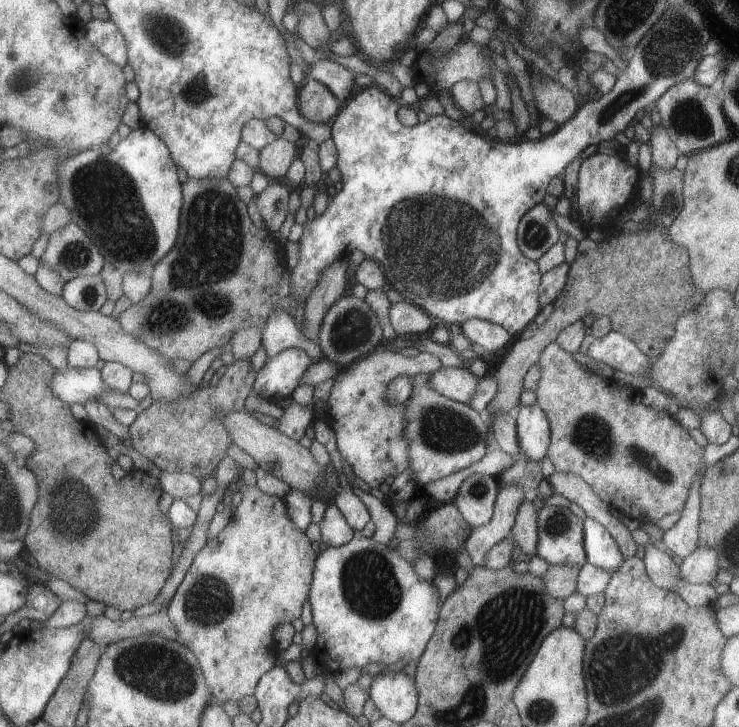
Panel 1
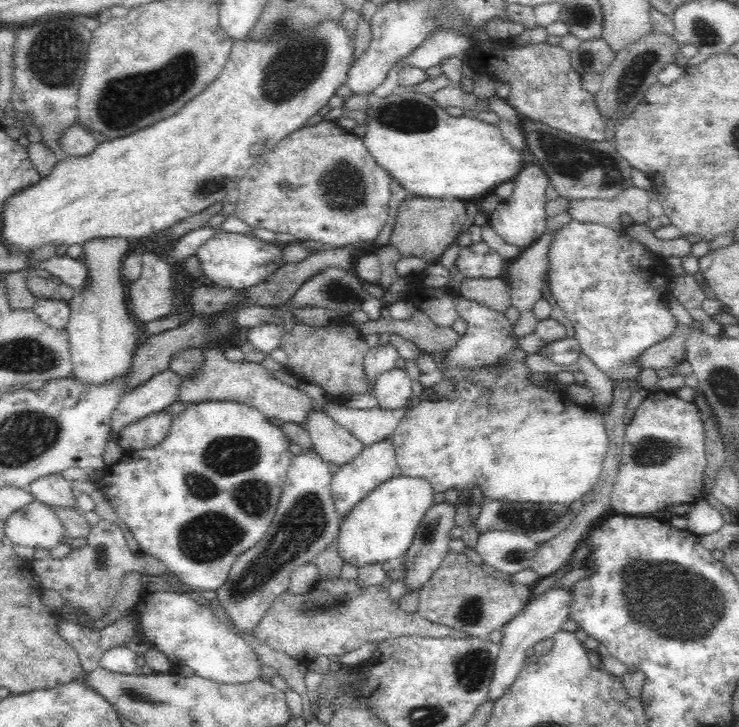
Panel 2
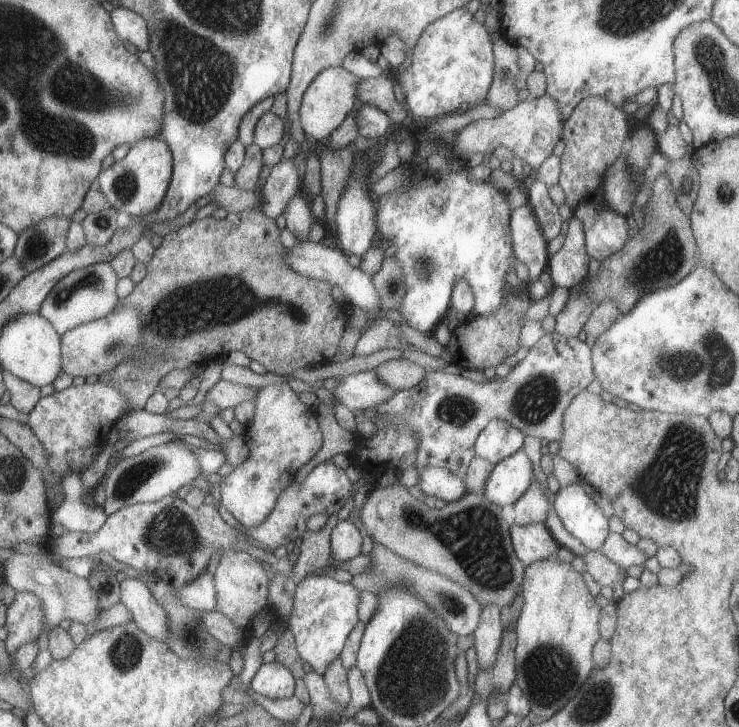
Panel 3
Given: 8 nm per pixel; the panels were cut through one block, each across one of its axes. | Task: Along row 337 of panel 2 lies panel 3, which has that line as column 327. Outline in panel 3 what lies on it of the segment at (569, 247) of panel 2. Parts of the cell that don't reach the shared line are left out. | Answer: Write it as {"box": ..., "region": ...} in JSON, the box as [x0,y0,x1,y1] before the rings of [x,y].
{"box":[287,574,360,676],"region":[[[329,574],[306,576],[296,586],[294,606],[287,620],[288,628],[294,635],[303,662],[308,662],[320,676],[340,656],[348,634],[358,622],[360,592],[354,584],[340,583]]]}

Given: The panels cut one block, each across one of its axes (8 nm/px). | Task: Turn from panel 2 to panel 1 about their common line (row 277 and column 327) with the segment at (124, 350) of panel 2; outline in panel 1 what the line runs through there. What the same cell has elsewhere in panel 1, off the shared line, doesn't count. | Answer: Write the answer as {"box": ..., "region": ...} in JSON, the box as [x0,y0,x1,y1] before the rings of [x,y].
{"box":[299,76,340,123],"region":[[[309,76],[300,92],[299,109],[311,123],[327,123],[340,112],[340,102],[322,82]]]}

